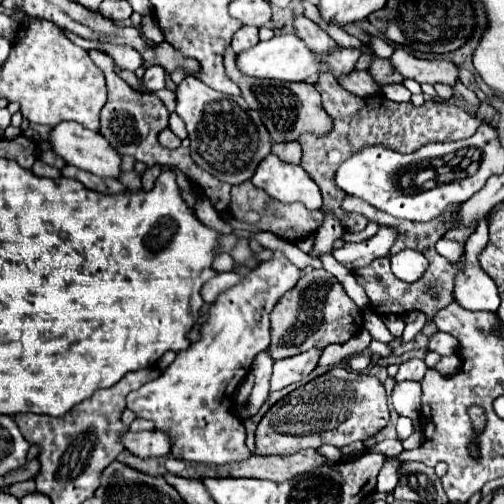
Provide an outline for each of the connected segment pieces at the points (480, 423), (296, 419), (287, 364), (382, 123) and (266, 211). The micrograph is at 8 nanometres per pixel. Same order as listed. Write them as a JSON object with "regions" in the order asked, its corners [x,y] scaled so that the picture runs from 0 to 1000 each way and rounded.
{"regions":[[[[931,806],[927,817],[931,817],[931,825],[935,825],[938,853],[942,853],[942,857],[954,857],[954,853],[962,849],[962,817],[958,817],[958,810],[950,810],[950,806]]],[[[657,730],[641,746],[585,770],[577,782],[542,802],[510,845],[506,901],[585,901],[605,889],[657,881],[681,889],[708,873],[744,865],[772,837],[772,810],[760,762],[748,746],[712,742],[688,730]]],[[[617,690],[609,698],[589,702],[589,706],[550,714],[542,722],[538,774],[558,774],[558,770],[585,762],[585,758],[597,758],[605,746],[613,746],[637,710],[637,698],[641,694],[633,694],[633,690]]],[[[637,147],[629,163],[629,179],[641,194],[641,214],[649,214],[649,226],[661,234],[661,258],[649,274],[625,274],[621,266],[605,266],[593,286],[601,290],[601,337],[629,361],[641,385],[641,421],[661,421],[681,448],[688,448],[696,460],[716,460],[728,444],[728,437],[712,425],[688,425],[677,417],[673,401],[688,385],[665,369],[665,337],[696,306],[696,298],[712,298],[712,290],[728,290],[740,282],[760,282],[760,290],[776,290],[792,302],[815,302],[847,282],[891,282],[891,278],[915,278],[935,266],[962,242],[927,218],[879,202],[879,198],[847,198],[839,210],[819,210],[815,202],[776,202],[764,190],[732,190],[712,194],[696,183],[688,183],[657,147]]],[[[506,373],[506,377],[458,377],[458,417],[462,417],[470,437],[506,444],[514,456],[534,456],[534,460],[542,460],[554,472],[573,476],[573,480],[585,480],[585,476],[597,476],[605,468],[625,464],[625,456],[641,444],[637,417],[609,417],[601,405],[546,401],[542,393],[534,393],[534,385],[526,377],[514,377],[514,373]]]]}

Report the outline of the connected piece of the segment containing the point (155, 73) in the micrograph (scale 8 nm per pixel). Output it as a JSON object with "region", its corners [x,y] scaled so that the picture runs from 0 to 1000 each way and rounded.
{"region":[[[296,131],[280,155],[280,167],[284,167],[284,175],[276,183],[288,183],[288,187],[323,179],[327,175],[327,139],[319,131]]]}

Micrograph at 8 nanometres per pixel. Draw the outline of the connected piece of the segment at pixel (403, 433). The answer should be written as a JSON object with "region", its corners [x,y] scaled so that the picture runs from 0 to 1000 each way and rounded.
{"region":[[[792,825],[792,833],[788,833],[788,869],[792,869],[792,873],[804,873],[804,869],[812,869],[815,861],[819,861],[819,841],[815,841],[815,833],[804,829],[804,825]]]}

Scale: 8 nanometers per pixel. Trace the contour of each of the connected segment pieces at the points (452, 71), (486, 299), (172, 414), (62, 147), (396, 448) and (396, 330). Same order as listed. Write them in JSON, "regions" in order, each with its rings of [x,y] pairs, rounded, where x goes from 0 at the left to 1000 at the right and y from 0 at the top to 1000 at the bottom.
{"regions":[[[[788,95],[784,107],[776,111],[776,123],[804,155],[819,155],[831,167],[871,163],[871,167],[887,167],[899,175],[911,159],[911,139],[891,119],[835,119],[804,103],[800,95]]],[[[974,421],[950,437],[946,456],[931,468],[927,488],[923,488],[923,524],[903,548],[899,595],[927,615],[986,619],[986,611],[990,611],[986,567],[970,552],[970,544],[958,540],[958,532],[950,524],[950,500],[970,480],[970,456],[966,456],[970,433],[974,433]]],[[[542,496],[538,516],[514,524],[498,536],[482,556],[454,575],[438,579],[431,595],[419,603],[415,635],[399,647],[399,671],[375,687],[375,694],[355,698],[343,722],[308,754],[292,758],[276,774],[252,786],[252,810],[264,813],[276,829],[292,829],[308,837],[312,853],[331,857],[343,869],[339,901],[359,913],[399,917],[399,921],[450,921],[494,909],[498,897],[486,885],[486,845],[474,829],[458,829],[462,786],[490,738],[498,734],[498,718],[506,706],[534,687],[534,623],[546,611],[550,595],[577,575],[597,548],[597,536],[581,528],[558,496]]],[[[121,242],[109,250],[101,286],[133,325],[173,337],[196,353],[236,353],[244,341],[236,302],[200,266],[149,242]]],[[[760,873],[760,877],[748,877],[740,893],[760,893],[760,901],[768,905],[788,905],[800,897],[800,885],[792,873]]],[[[772,623],[772,627],[752,627],[760,635],[760,643],[772,651],[776,667],[792,671],[800,663],[800,651],[804,651],[804,639],[796,627],[784,627],[784,623]]]]}

